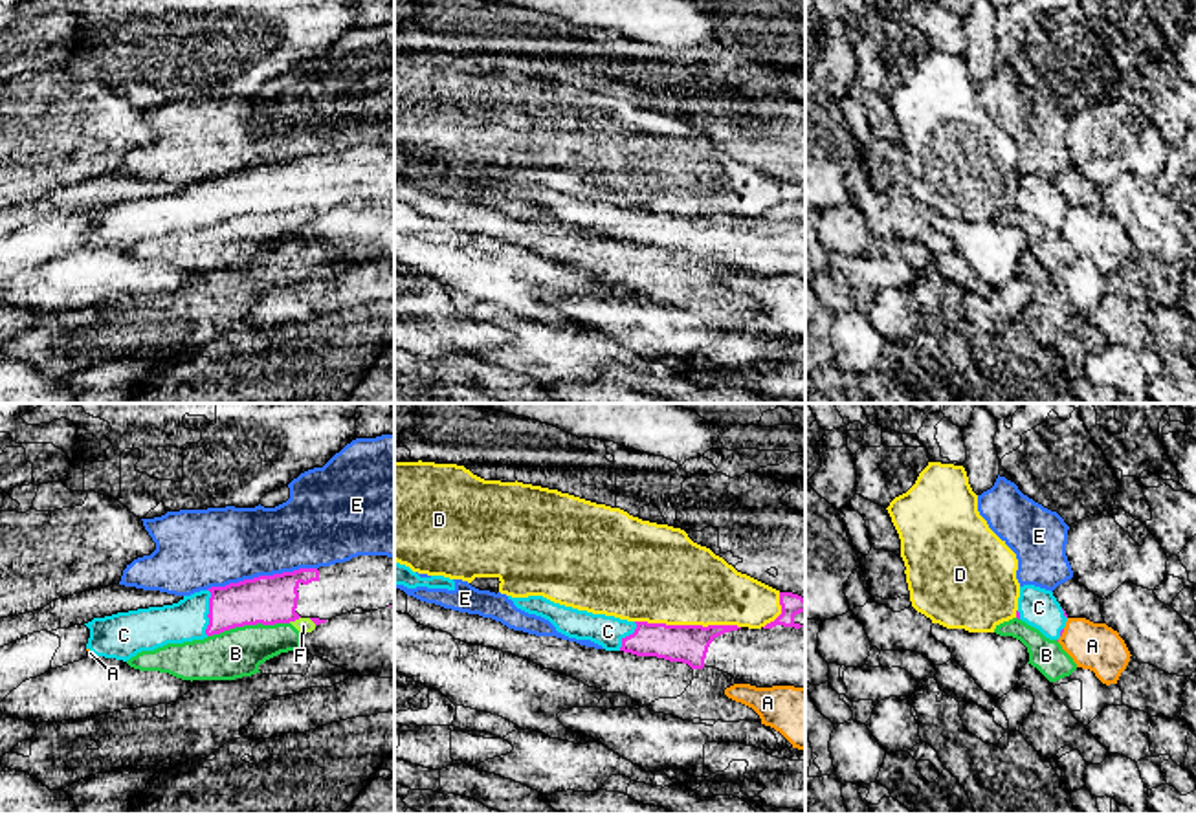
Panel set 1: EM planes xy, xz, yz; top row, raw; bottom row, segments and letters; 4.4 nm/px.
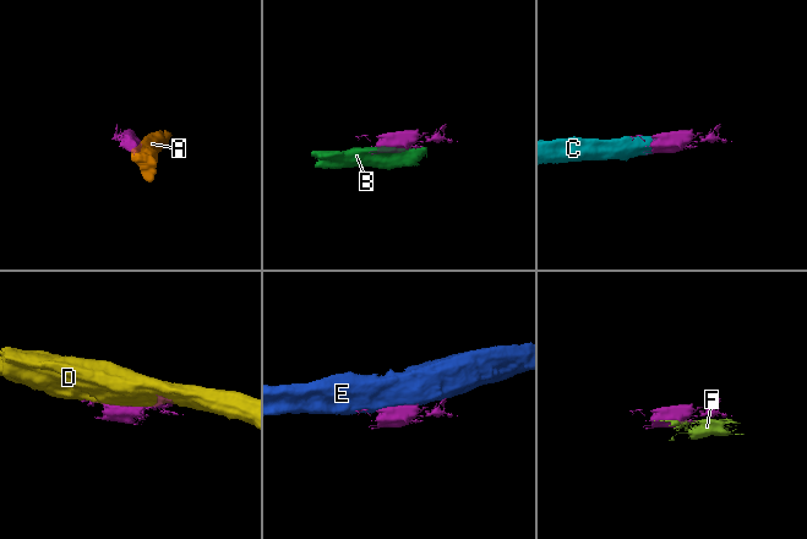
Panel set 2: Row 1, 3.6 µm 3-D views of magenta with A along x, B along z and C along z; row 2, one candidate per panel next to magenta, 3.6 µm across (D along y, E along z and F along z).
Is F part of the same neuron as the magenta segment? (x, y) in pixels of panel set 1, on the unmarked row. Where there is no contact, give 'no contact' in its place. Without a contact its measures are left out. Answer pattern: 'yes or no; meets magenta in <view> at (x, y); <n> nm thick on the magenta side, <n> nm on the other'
no; meets magenta in xy at (294, 209); 220 nm thick on the magenta side, 70 nm on the other

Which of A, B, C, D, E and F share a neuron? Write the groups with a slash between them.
A / B F / C / D / E

